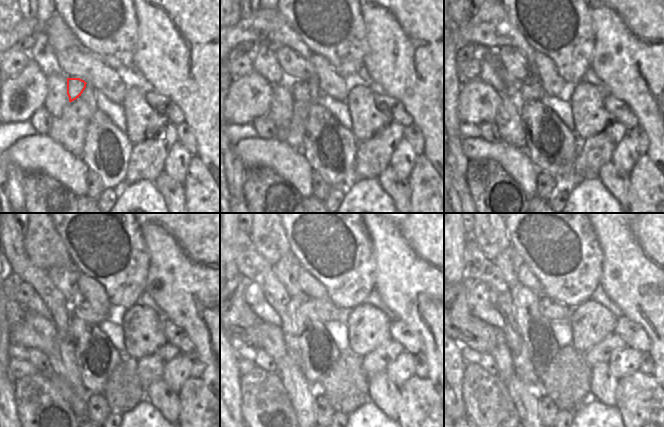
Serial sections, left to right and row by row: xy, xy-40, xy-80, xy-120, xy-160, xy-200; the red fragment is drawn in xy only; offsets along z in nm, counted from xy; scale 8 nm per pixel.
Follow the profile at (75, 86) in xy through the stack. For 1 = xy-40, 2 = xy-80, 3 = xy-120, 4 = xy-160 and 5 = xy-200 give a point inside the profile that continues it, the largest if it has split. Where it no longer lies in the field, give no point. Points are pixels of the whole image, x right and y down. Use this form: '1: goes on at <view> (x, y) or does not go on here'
1: goes on at xy-40 (300, 89)
2: goes on at xy-80 (530, 89)
3: goes on at xy-120 (83, 309)
4: goes on at xy-160 (323, 309)
5: goes on at xy-200 (552, 310)

